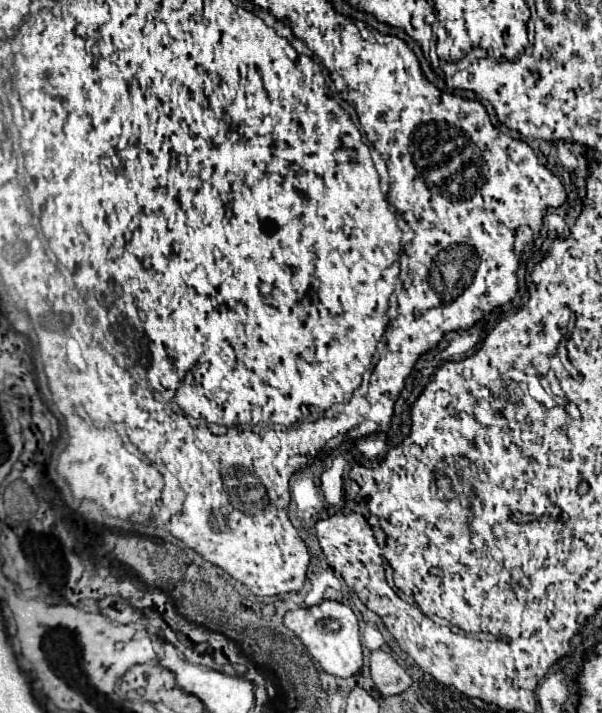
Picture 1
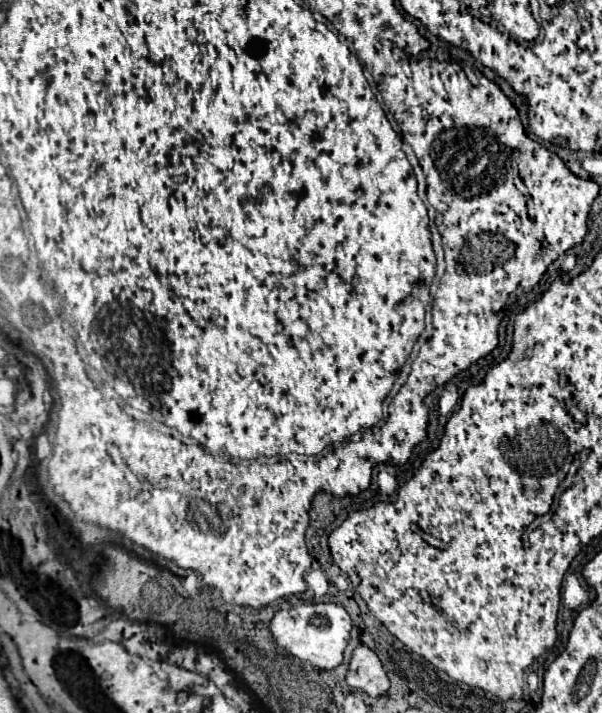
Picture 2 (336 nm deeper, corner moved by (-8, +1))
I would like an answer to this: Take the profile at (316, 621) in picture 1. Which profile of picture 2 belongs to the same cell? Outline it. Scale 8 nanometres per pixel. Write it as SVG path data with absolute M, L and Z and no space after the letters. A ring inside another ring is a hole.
M299 604L275 612L269 630L283 650L299 660L311 662L315 668L331 670L343 662L343 652L351 636L351 618L343 606L337 604Z

